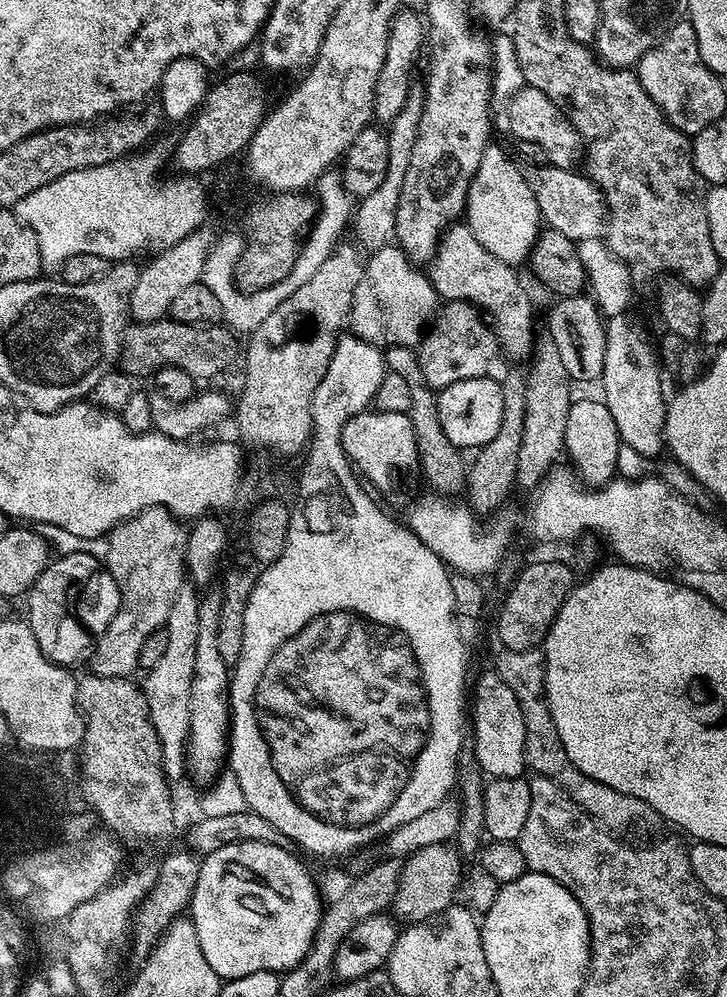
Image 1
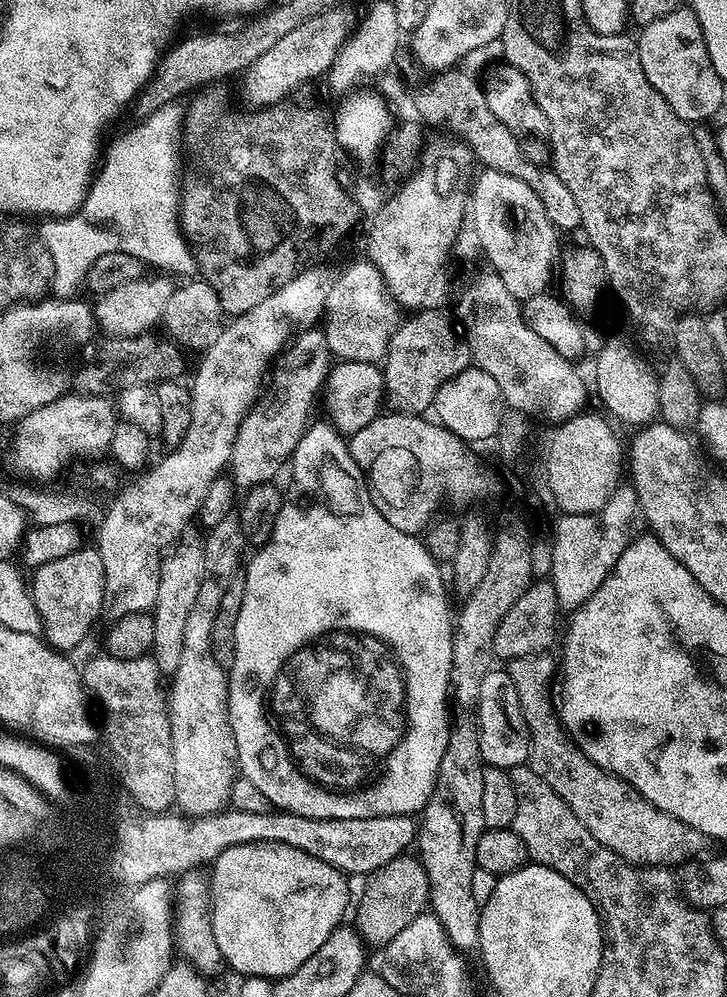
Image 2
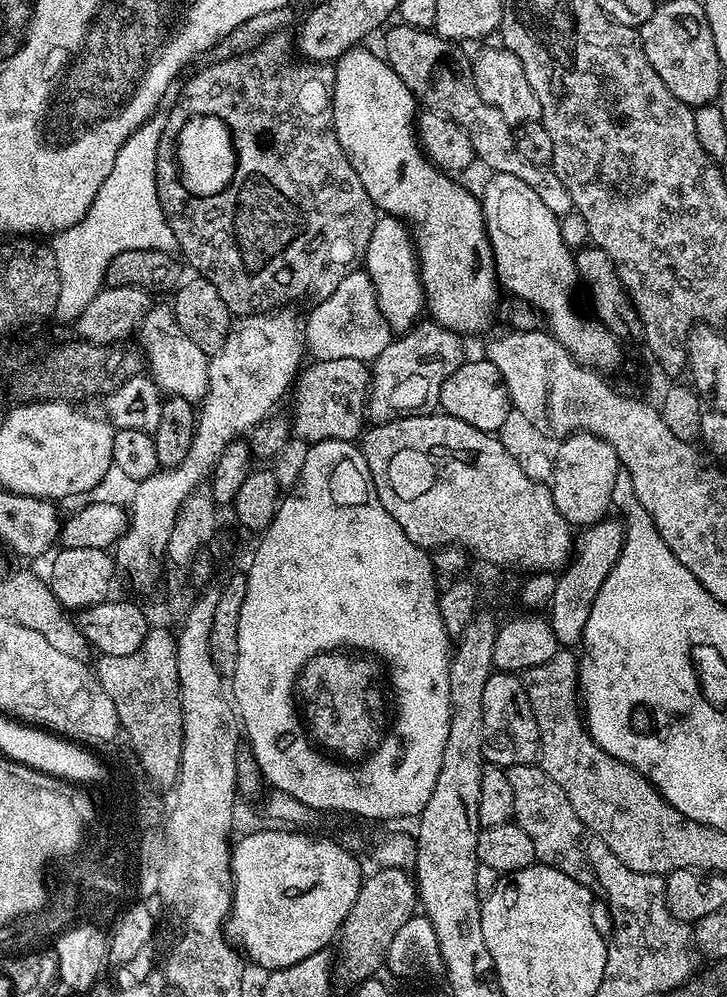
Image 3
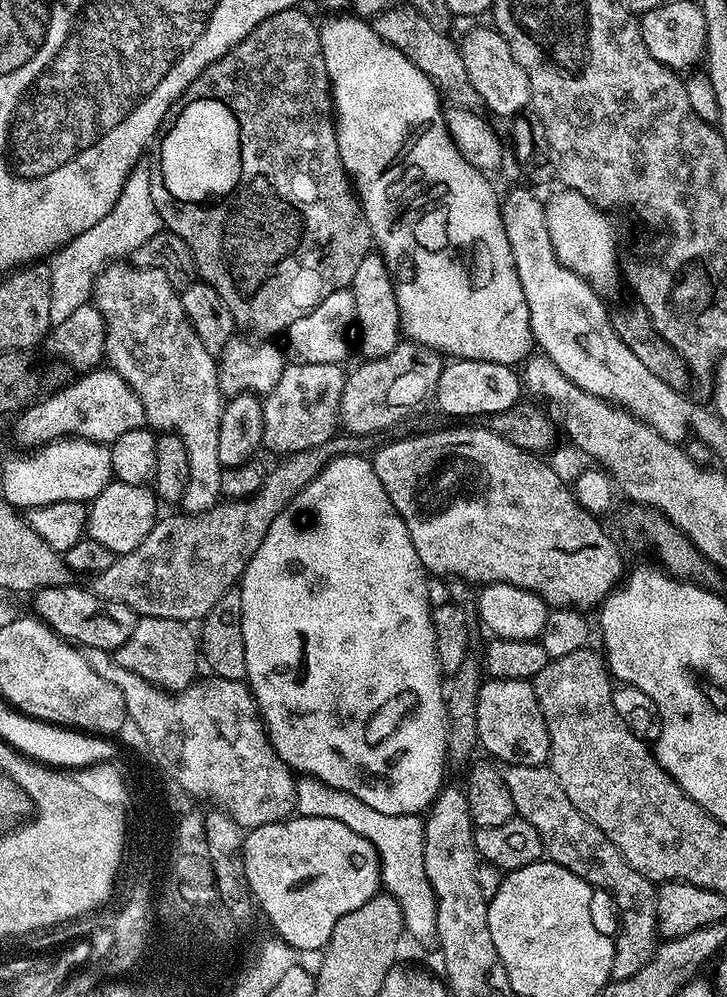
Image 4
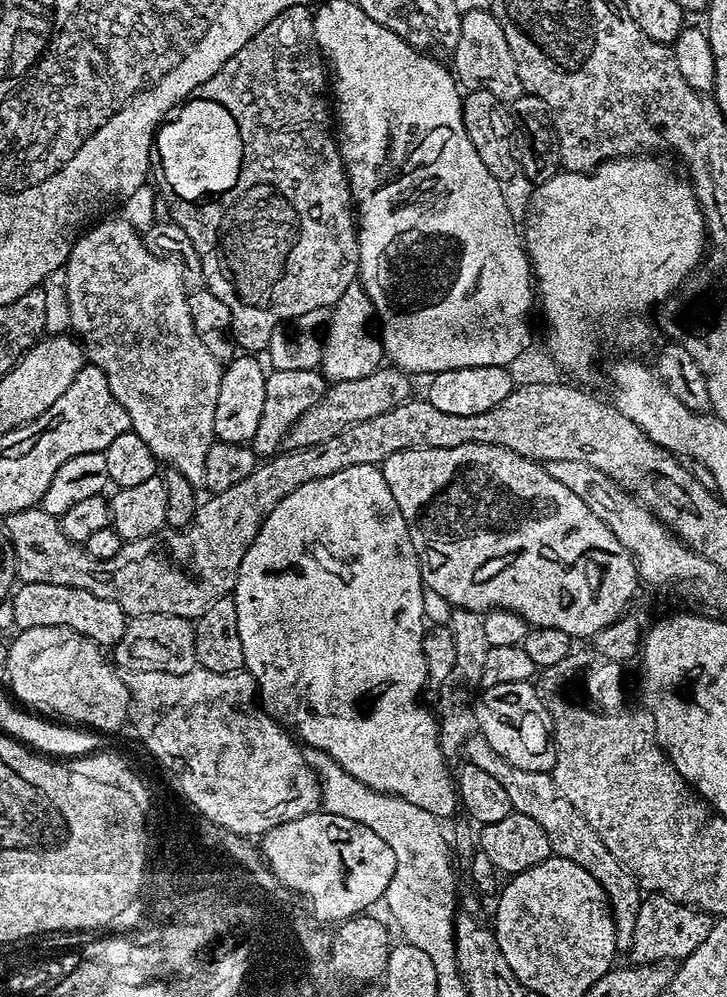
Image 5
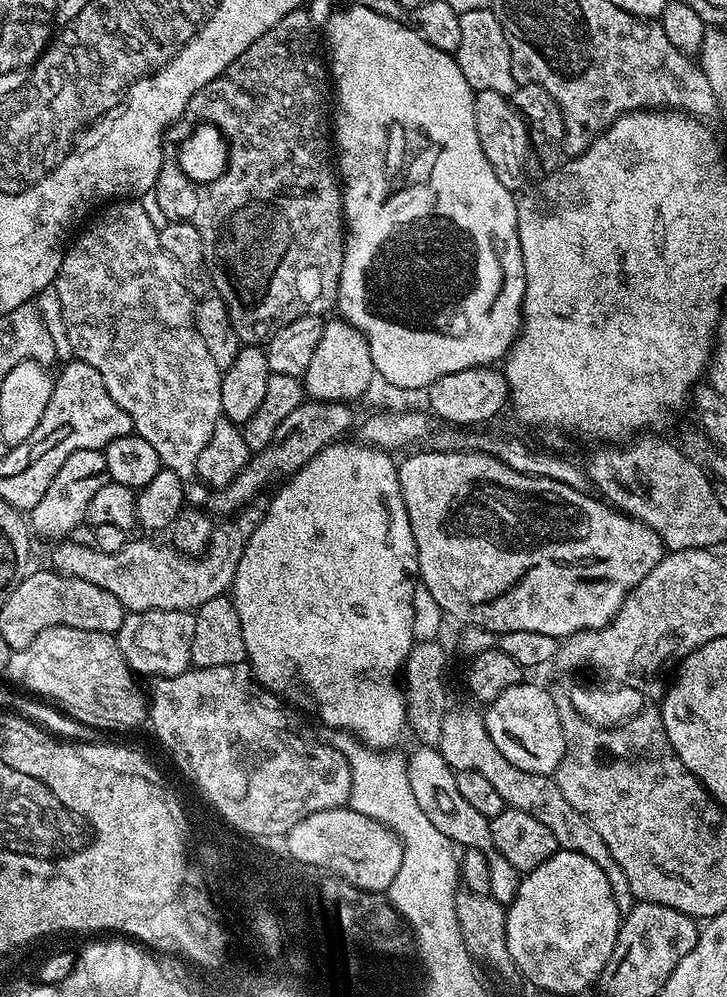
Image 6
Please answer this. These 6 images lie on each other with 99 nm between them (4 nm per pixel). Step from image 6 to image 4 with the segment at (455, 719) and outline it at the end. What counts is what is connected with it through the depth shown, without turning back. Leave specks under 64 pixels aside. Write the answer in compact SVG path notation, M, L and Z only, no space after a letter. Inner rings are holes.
M504 764L500 768L506 787L510 790L510 798L514 798L516 816L530 822L534 830L538 830L538 838L542 838L544 856L553 864L562 866L578 878L592 885L593 889L609 892L616 903L616 912L620 915L620 933L615 933L616 953L612 963L612 980L625 980L656 953L658 933L656 930L656 890L657 885L647 880L638 870L634 870L622 858L618 846L598 830L585 816L566 798L566 790L558 786L558 778L554 778L551 767L539 764Z

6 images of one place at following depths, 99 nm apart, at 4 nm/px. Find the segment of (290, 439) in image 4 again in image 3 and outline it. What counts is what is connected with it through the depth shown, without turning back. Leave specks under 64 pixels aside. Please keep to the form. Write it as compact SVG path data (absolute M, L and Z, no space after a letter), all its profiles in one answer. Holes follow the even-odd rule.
M358 358L316 360L313 368L299 373L291 393L290 432L311 446L323 440L351 440L365 431L370 368Z

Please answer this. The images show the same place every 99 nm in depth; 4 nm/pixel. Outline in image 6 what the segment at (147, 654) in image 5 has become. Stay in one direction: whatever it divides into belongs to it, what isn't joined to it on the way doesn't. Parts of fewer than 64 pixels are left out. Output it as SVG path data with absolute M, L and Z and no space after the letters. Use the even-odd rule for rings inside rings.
M157 608L150 611L128 612L125 613L122 626L119 627L115 637L119 642L119 649L122 651L123 657L126 658L127 664L131 666L133 673L140 676L146 674L148 678L176 677L191 667L190 649L194 638L195 621L193 611L164 611L162 608Z

